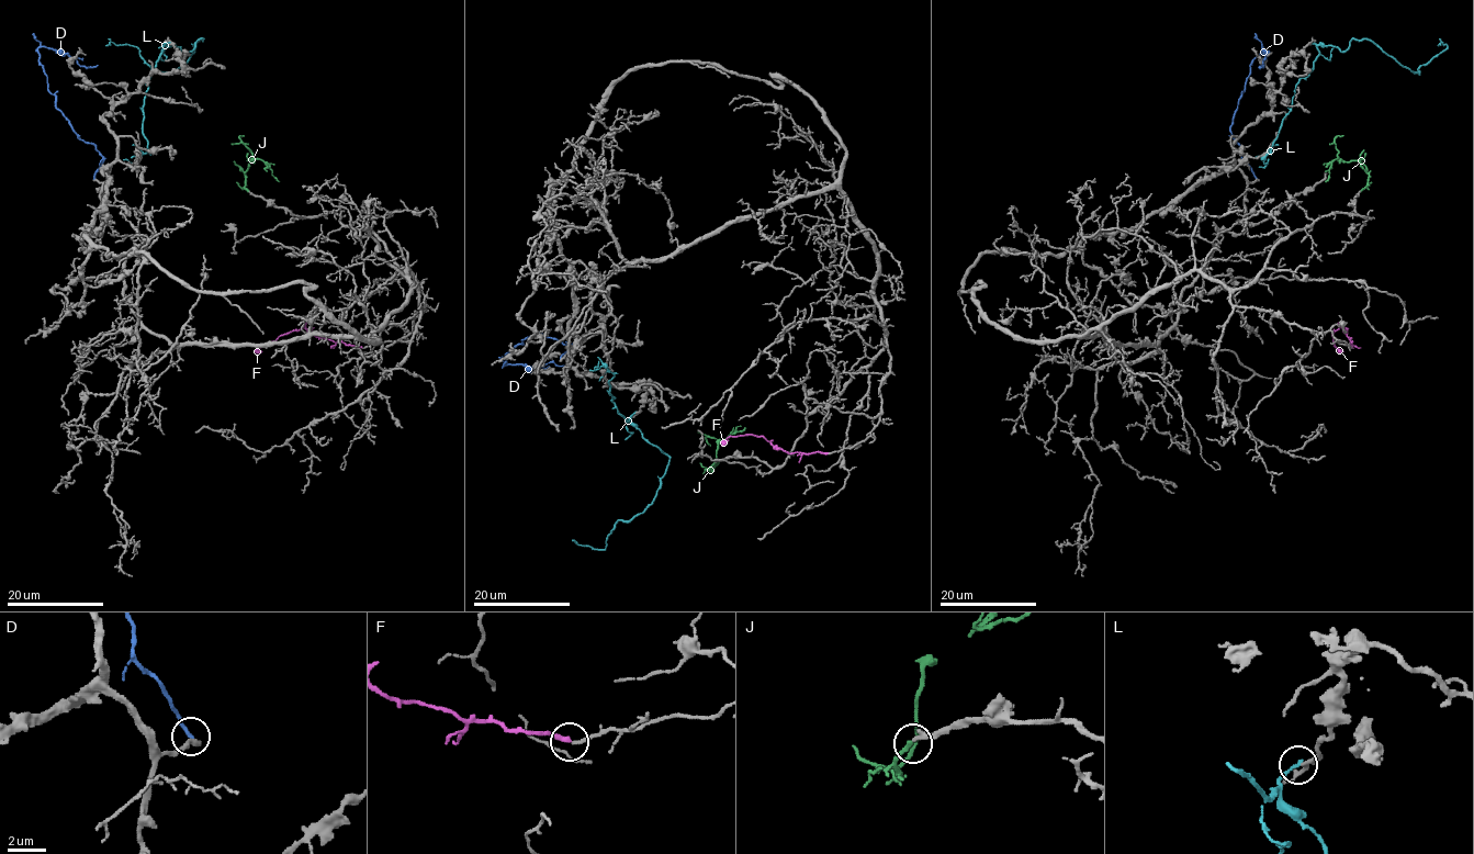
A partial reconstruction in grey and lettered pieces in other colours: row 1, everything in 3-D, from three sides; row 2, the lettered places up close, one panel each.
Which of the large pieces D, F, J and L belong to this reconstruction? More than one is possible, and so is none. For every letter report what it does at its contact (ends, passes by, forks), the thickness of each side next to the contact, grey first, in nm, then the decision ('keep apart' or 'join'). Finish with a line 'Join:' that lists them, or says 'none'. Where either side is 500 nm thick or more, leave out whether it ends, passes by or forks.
D: it ends; calibres 280 and 200 nm; keep apart
F: it ends; calibres 170 and 260 nm; keep apart
J: it ends; calibres 240 and 200 nm; join
L: it ends; calibres 190 and 190 nm; keep apart
Join: J

